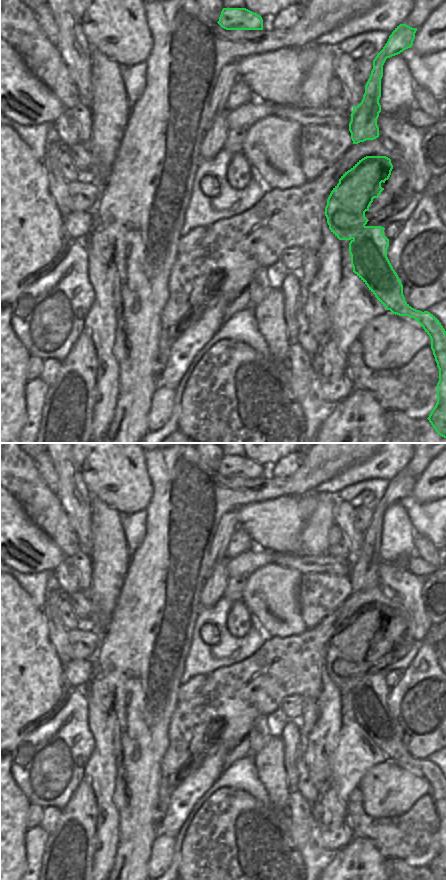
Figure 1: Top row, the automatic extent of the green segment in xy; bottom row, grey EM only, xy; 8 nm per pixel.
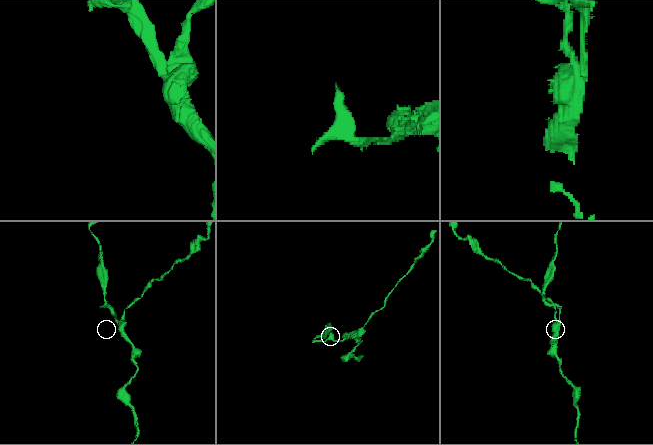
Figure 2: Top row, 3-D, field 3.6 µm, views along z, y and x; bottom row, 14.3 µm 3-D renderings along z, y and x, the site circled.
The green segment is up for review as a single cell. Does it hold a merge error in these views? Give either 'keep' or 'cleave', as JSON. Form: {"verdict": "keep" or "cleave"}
{"verdict": "cleave"}

